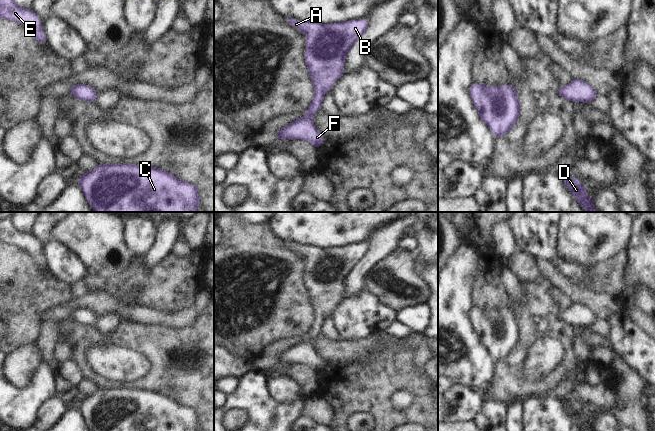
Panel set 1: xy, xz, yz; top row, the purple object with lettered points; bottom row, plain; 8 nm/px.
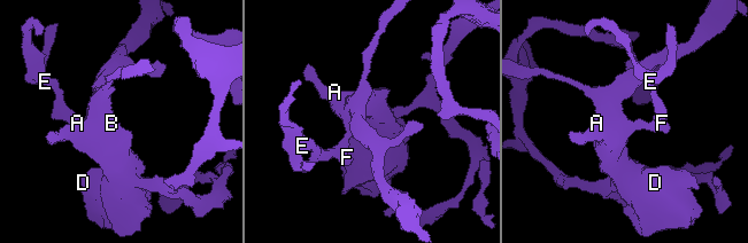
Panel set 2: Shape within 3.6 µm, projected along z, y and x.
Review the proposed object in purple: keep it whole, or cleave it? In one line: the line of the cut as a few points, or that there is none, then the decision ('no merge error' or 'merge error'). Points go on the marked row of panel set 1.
no cut | no merge error

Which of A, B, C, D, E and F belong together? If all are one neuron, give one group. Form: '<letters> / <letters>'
A B C D E F

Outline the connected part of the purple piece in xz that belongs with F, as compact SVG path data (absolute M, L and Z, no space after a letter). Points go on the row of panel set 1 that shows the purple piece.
M288 17L288 23L306 35L305 64L309 68L315 96L306 109L309 114L280 129L276 141L282 138L304 139L318 148L324 136L314 126L312 115L321 109L324 94L331 90L333 82L344 74L344 58L351 46L367 31L368 22L356 19L322 25Z

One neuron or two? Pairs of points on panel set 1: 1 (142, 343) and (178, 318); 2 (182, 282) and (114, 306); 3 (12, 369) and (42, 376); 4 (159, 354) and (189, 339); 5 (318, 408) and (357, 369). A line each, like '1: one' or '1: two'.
1: two
2: two
3: two
4: one
5: two

